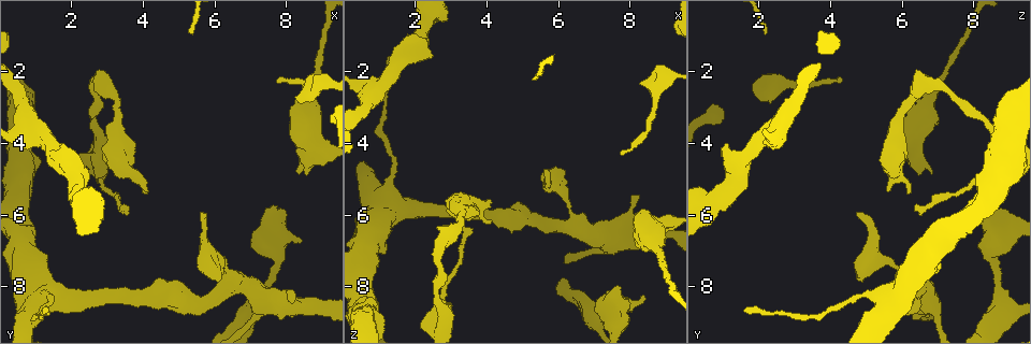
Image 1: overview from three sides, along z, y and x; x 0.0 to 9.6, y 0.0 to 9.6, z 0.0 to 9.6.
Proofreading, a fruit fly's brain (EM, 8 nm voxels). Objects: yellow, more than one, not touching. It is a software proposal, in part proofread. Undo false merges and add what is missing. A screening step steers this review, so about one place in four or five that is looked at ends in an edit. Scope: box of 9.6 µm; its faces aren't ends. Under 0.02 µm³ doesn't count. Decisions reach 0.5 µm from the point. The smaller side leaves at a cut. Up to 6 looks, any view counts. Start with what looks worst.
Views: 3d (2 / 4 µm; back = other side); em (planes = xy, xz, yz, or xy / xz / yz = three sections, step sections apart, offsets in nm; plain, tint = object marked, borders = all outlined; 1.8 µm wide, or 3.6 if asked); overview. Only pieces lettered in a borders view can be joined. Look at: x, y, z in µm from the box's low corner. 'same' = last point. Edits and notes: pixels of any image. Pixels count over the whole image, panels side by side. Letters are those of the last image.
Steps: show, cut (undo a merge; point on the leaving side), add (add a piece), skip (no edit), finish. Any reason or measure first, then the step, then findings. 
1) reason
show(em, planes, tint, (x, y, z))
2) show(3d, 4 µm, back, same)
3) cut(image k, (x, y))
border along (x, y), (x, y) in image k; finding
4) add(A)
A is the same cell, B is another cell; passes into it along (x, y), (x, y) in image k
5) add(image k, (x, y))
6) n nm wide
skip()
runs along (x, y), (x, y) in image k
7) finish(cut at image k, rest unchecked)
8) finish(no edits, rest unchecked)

branch stops here
show(em, xz, step 8, borders, (8.25, 2.70, 2.45))

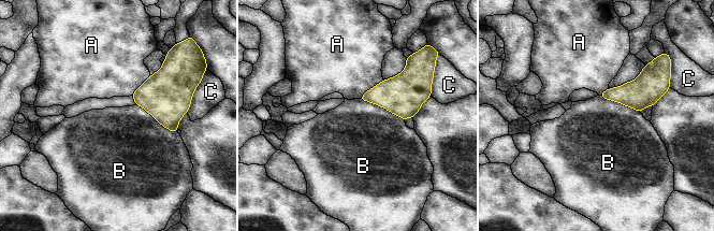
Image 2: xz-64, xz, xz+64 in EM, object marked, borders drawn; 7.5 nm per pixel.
skip()
A, B and C are other cells; border along (359, 98), (387, 109), (404, 121) in image 2; no lettered piece goes on from it

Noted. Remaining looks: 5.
branch stops here
show(3d, 2 µm, (8.30, 4.85, 6.85))

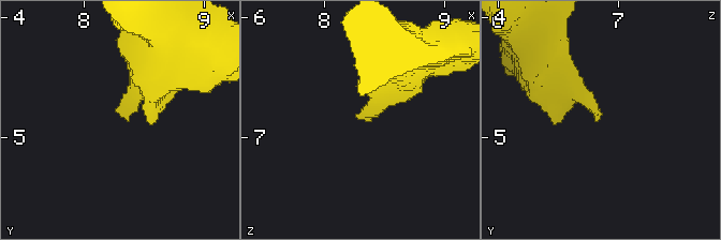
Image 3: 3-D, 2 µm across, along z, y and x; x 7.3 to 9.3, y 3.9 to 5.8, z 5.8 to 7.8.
now the EM
show(em, planes, borders, (8.34, 4.82, 6.82))

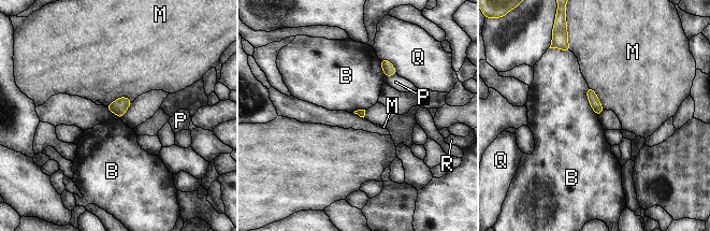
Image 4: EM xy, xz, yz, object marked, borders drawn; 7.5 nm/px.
B touches over 240 nm
skip()
B, M, P, Q and R are other cells; no lettered piece goes on from it

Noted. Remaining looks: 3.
an open end
show(em, 3.6 µm, planes, borders, (7.95, 5.90, 8.75))

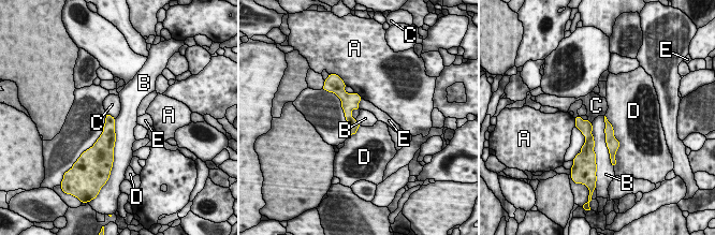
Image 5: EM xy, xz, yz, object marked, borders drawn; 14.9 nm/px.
skip()
A, B, C, D and E are other cells; border along (603, 116), (604, 142), (610, 155) in image 5; none of them fits

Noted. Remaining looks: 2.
finish(no edits, rest unchecked)

